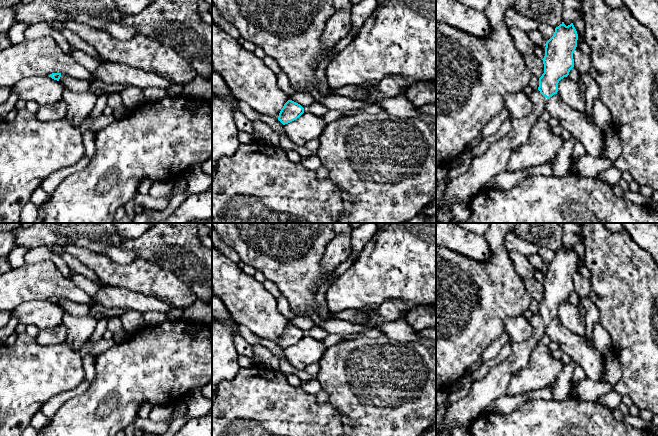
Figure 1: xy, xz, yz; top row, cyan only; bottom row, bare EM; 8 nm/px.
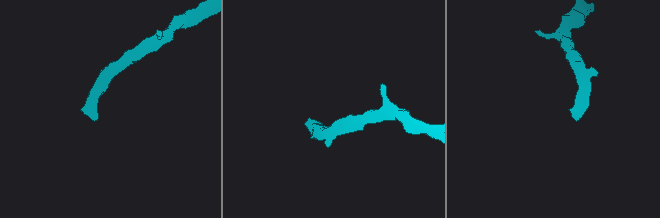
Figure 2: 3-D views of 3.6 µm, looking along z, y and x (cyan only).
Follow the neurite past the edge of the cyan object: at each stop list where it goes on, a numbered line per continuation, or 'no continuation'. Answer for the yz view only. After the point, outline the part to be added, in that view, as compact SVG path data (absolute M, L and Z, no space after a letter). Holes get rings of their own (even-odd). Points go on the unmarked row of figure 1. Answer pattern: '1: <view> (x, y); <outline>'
1: yz (494, 384); M540 315L529 319L532 337L521 343L511 343L511 353L500 364L492 367L481 379L474 381L469 393L447 407L442 431L451 432L458 426L469 426L479 415L486 412L492 401L506 394L512 376L529 364L533 348L545 335L548 323Z

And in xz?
no continuation

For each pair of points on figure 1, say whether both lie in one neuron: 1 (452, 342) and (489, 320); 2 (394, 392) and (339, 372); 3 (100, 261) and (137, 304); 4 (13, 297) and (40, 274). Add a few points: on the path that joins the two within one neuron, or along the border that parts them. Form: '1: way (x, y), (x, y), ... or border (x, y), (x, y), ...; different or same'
1: way (461, 333), (474, 320), (480, 320); same
2: way (380, 384), (353, 372); same
3: border (104, 284), (123, 287), (145, 295); different
4: way (20, 290), (27, 283), (33, 281); same

